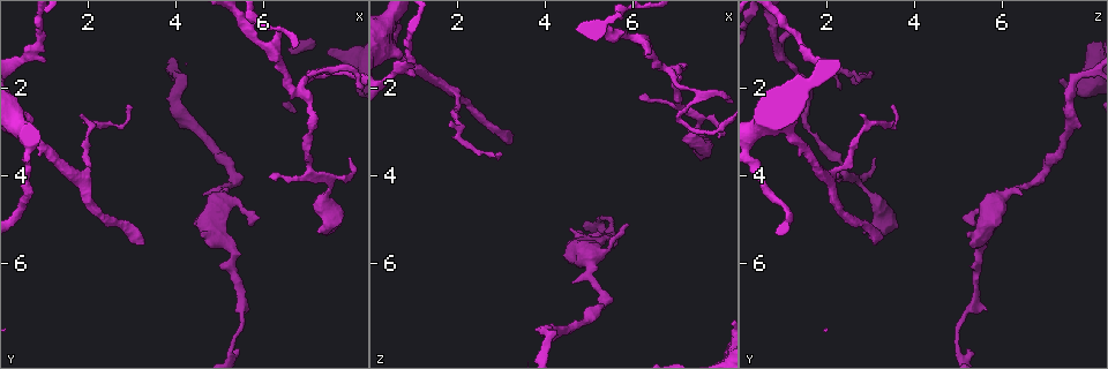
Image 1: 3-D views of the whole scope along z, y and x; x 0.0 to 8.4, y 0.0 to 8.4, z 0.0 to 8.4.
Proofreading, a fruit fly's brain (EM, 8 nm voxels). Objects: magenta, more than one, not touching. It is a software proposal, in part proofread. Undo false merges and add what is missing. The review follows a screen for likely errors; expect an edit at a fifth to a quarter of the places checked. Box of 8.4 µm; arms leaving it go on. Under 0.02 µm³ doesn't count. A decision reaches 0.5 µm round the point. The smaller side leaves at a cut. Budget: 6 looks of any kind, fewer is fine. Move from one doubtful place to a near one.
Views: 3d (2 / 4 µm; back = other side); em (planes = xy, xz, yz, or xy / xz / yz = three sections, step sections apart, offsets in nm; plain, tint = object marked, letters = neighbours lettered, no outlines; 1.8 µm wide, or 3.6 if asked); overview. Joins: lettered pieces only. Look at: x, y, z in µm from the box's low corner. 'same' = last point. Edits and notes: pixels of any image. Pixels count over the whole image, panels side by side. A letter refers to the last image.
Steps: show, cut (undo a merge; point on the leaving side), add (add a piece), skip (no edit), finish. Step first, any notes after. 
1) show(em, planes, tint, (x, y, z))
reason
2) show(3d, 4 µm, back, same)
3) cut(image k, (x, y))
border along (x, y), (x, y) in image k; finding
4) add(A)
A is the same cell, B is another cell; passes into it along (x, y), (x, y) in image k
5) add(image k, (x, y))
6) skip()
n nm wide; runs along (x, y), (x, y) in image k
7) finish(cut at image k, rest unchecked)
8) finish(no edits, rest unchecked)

show(3d, 2 µm, back, (7.50, 4.05, 2.65))
thick turns thin

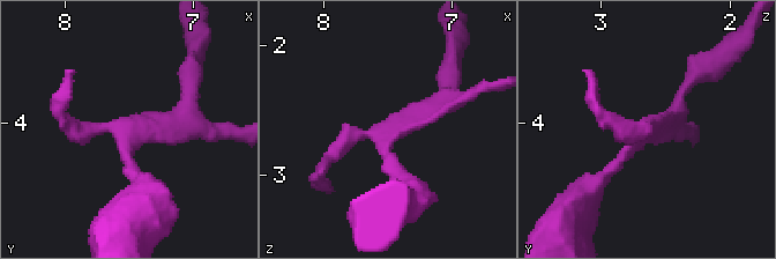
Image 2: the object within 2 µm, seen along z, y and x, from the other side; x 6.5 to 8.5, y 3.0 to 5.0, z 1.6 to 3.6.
show(em, planes, letters, (7.52, 4.12, 2.72))
need the tissue

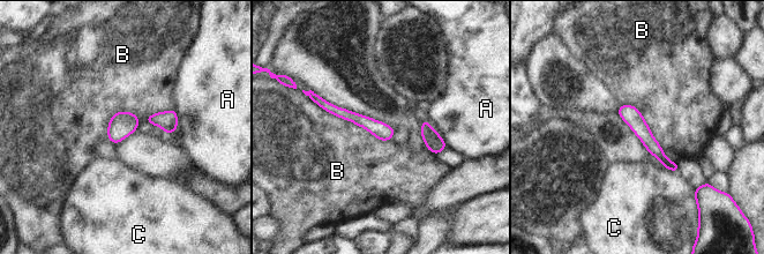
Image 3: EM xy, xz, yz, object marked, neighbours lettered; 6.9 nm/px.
skip()
120 nm wide; A, B and C are other cells; one cell here

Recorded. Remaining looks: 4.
show(3d, 4 µm, (6.90, 2.10, 1.65))
branch point

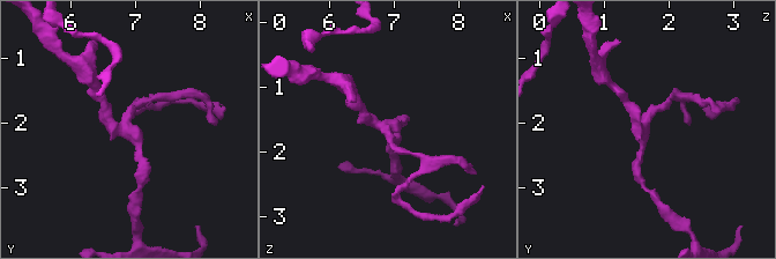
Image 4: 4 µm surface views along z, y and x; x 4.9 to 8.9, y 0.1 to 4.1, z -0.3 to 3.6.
show(em, planes, letters, (6.85, 2.05, 1.60))

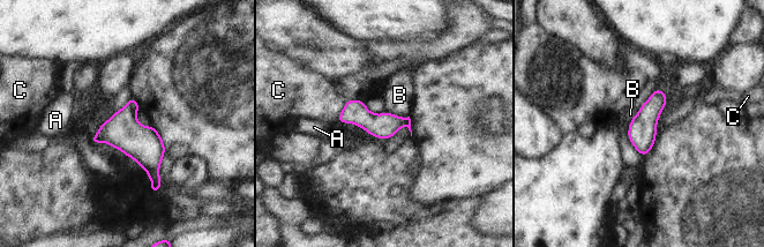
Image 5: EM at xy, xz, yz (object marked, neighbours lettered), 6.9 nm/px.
skip()
A, B and C are other cells; 3 arms; border along (387, 111), (402, 117), (409, 117) in image 5; all the same cell

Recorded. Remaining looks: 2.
show(em, planes, letters, (3.25, 5.60, 3.10))
branch stops here

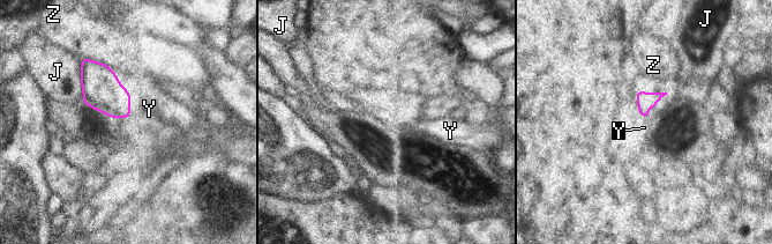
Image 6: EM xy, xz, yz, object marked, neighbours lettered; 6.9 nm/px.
add(Y)
Y is the same cell, J and Z are other cells; passes into it along (102, 90), (129, 106), (149, 109) in image 6; the cell continues

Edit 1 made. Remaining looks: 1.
finish(add at image 6, rest unchecked)

